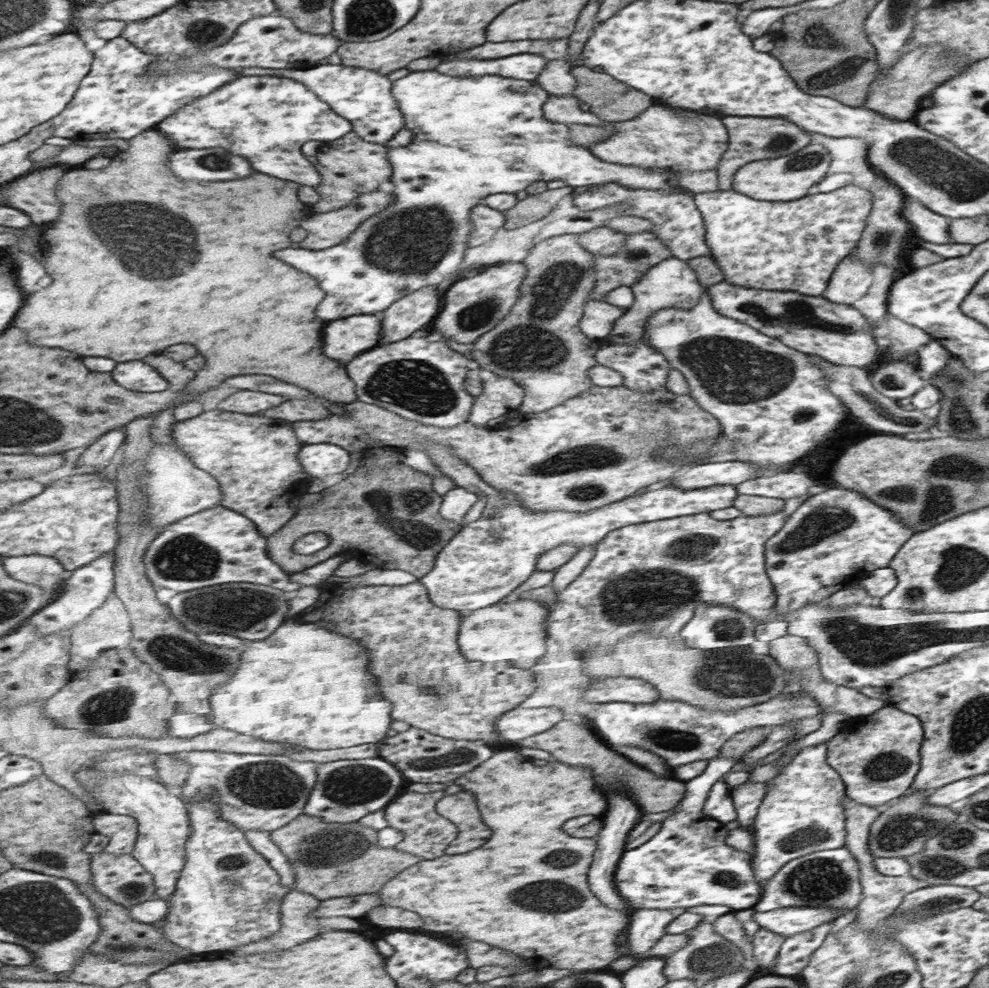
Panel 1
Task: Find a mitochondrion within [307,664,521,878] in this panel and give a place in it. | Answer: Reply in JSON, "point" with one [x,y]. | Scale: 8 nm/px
{"point":[353,784]}

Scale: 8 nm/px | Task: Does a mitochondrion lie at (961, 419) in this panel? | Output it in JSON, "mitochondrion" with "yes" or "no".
{"mitochondrion":"yes"}

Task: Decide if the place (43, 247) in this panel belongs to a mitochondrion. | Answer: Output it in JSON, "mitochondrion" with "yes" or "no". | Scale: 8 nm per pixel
{"mitochondrion":"no"}

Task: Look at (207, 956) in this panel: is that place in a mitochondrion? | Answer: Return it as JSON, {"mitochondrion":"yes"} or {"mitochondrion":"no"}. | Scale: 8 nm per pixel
{"mitochondrion":"no"}

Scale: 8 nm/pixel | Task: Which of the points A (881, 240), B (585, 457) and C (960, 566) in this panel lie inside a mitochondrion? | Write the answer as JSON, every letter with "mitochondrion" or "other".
{"A":"mitochondrion","B":"mitochondrion","C":"mitochondrion"}

